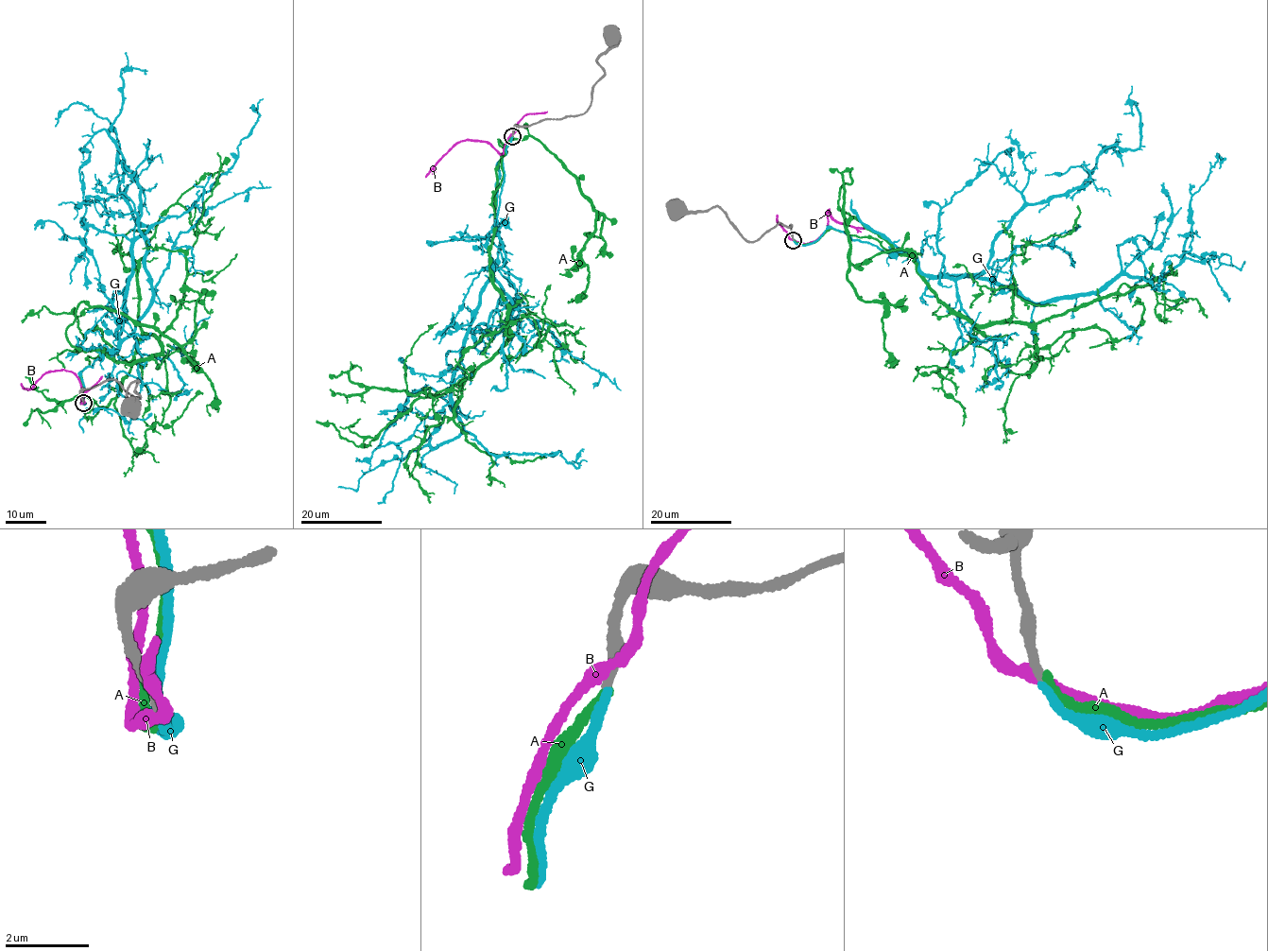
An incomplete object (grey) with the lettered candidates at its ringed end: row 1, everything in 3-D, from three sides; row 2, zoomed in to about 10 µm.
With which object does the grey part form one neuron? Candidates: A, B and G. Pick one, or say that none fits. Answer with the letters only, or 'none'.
G

